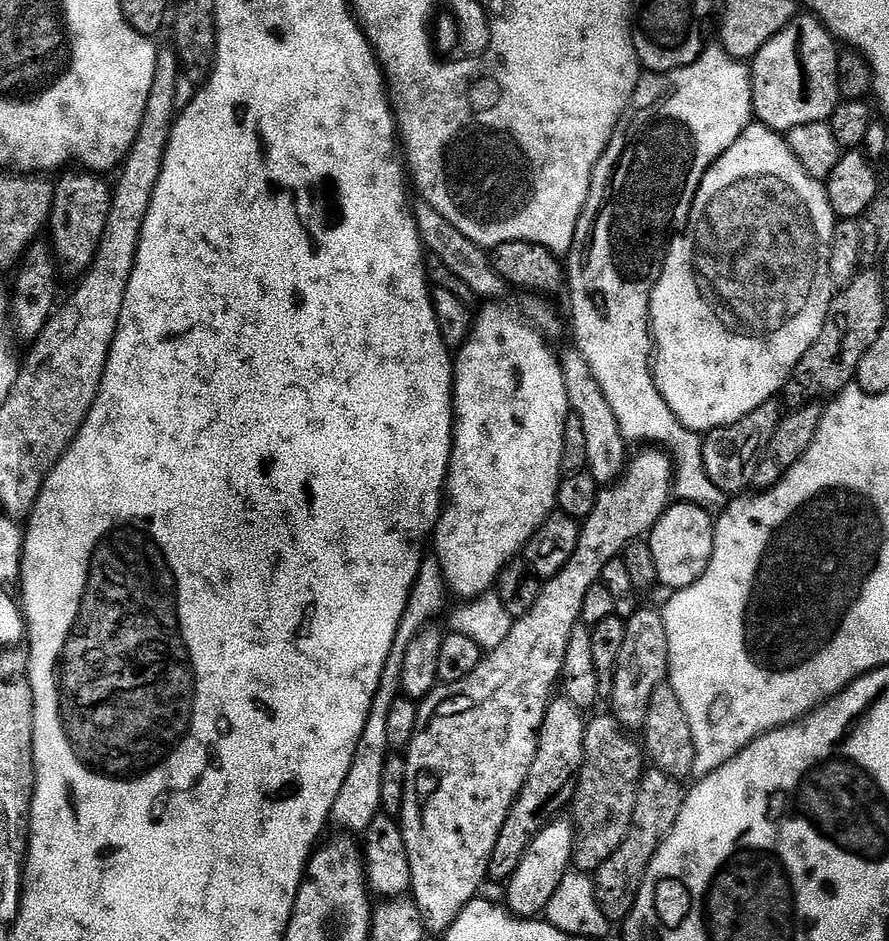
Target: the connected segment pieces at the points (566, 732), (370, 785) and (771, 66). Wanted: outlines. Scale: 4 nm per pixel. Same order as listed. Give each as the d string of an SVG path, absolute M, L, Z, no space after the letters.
M563 694L557 695L549 703L546 714L544 715L544 724L540 727L540 745L536 751L534 762L530 766L530 774L502 826L502 834L498 834L498 842L494 842L494 854L488 863L489 877L494 881L501 880L507 882L512 879L512 875L518 870L530 842L547 824L554 819L564 807L573 803L576 794L576 785L580 779L580 772L584 768L584 739L588 733L588 720L586 719L585 709L578 707Z
M394 638L394 646L390 646L390 654L386 658L386 666L382 670L380 685L370 710L370 718L366 718L366 730L362 730L362 738L358 738L358 750L354 750L354 762L350 762L350 774L346 774L346 782L342 782L342 790L338 790L338 798L334 798L334 806L330 817L333 825L345 828L345 833L363 834L376 816L381 815L380 799L384 796L384 767L388 764L390 749L386 738L386 725L390 715L390 706L402 694L402 670L406 662L406 650L410 644Z
M797 15L750 61L755 119L781 134L798 126L827 121L842 100L842 60L836 57L837 41L823 20L807 15Z

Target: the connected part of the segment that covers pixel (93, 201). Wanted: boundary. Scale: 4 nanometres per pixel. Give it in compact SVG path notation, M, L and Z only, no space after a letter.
M65 171L59 181L55 181L54 202L50 217L50 228L56 231L55 253L61 256L72 268L91 269L96 251L100 248L100 240L108 225L108 215L112 209L113 189L103 180L103 175L86 172Z

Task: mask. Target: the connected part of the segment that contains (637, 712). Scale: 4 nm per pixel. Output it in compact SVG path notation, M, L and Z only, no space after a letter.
M637 607L635 614L627 617L626 638L622 651L618 654L618 666L614 674L614 690L610 697L611 711L625 726L643 725L650 698L654 690L668 680L668 659L670 641L666 639L666 622L659 611L652 608Z

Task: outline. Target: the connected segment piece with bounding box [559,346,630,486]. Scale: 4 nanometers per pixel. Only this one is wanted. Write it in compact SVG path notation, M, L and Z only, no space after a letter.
M569 346L565 352L559 353L560 369L566 382L566 394L568 395L568 407L586 430L586 458L591 474L601 486L607 486L613 480L619 480L620 473L626 467L629 459L629 445L626 443L622 430L618 426L618 418L614 418L614 410L610 408L610 402L606 400L606 394L602 386L594 378L586 358L580 353L579 348Z

